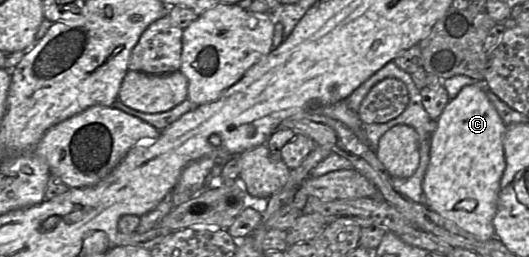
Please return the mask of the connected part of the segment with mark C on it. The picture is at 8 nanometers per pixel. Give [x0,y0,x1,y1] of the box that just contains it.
[422,83,507,241]

